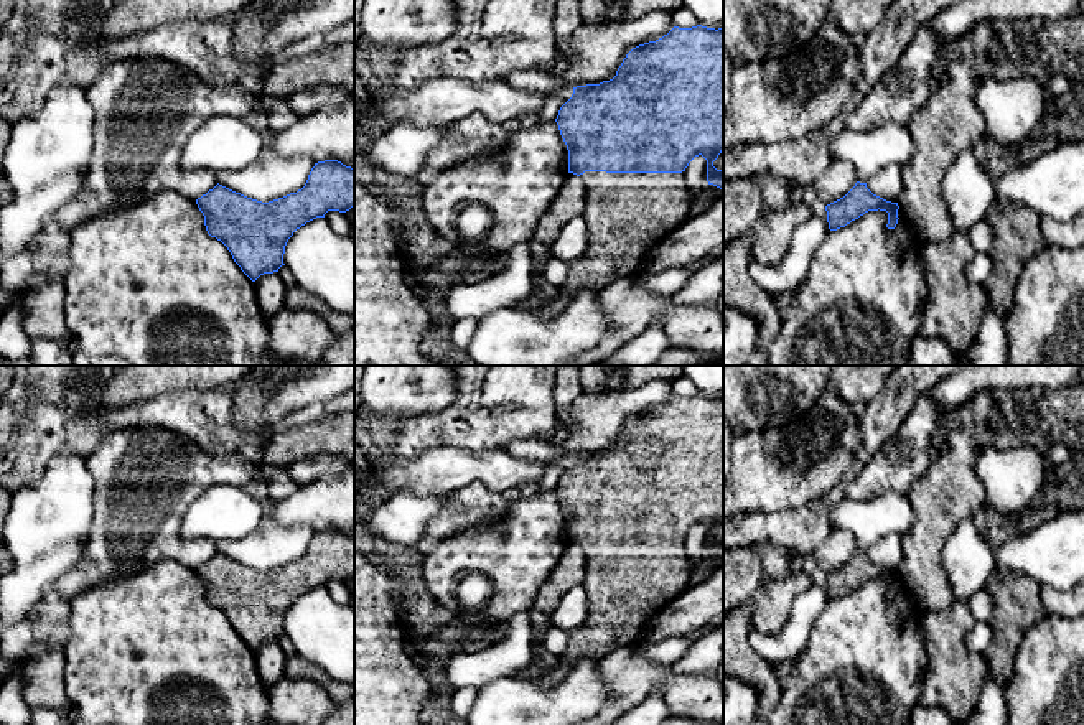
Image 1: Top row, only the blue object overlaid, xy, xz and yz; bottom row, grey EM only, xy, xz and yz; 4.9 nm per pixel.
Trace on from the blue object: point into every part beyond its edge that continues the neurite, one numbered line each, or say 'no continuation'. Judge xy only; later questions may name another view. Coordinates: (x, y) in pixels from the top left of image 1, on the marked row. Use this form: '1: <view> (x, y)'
no continuation

